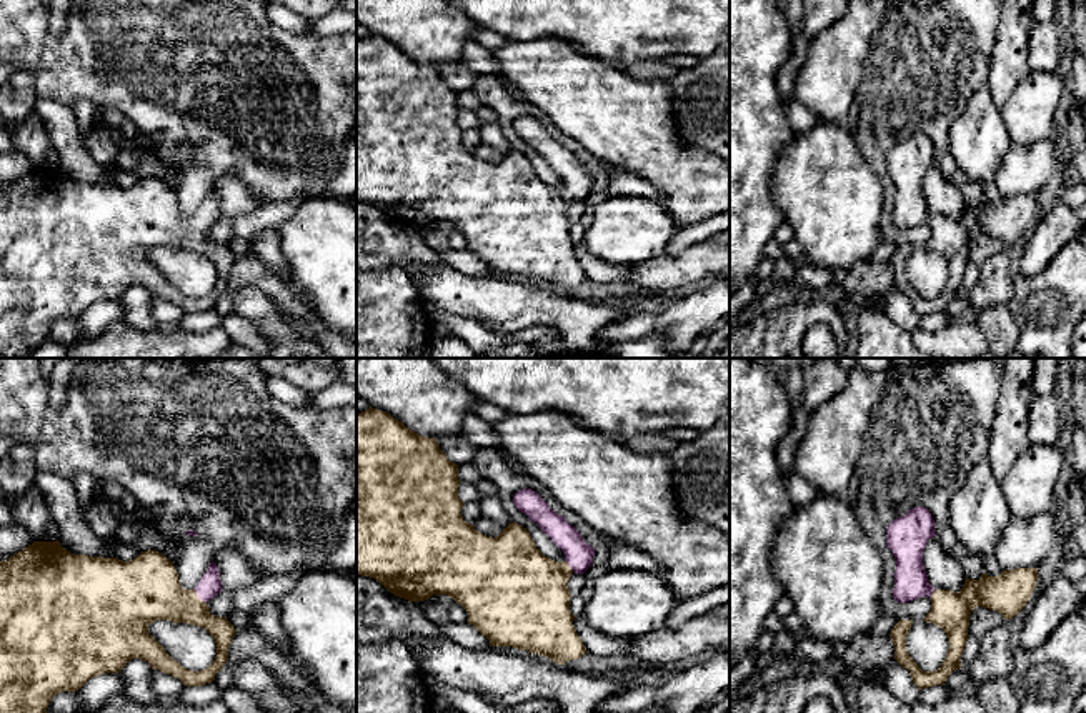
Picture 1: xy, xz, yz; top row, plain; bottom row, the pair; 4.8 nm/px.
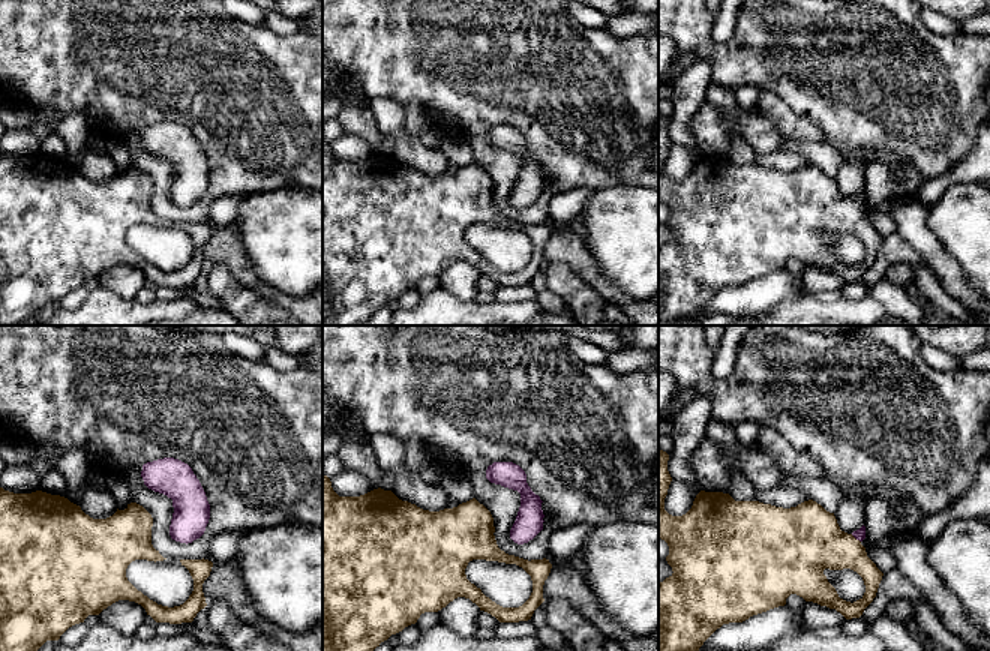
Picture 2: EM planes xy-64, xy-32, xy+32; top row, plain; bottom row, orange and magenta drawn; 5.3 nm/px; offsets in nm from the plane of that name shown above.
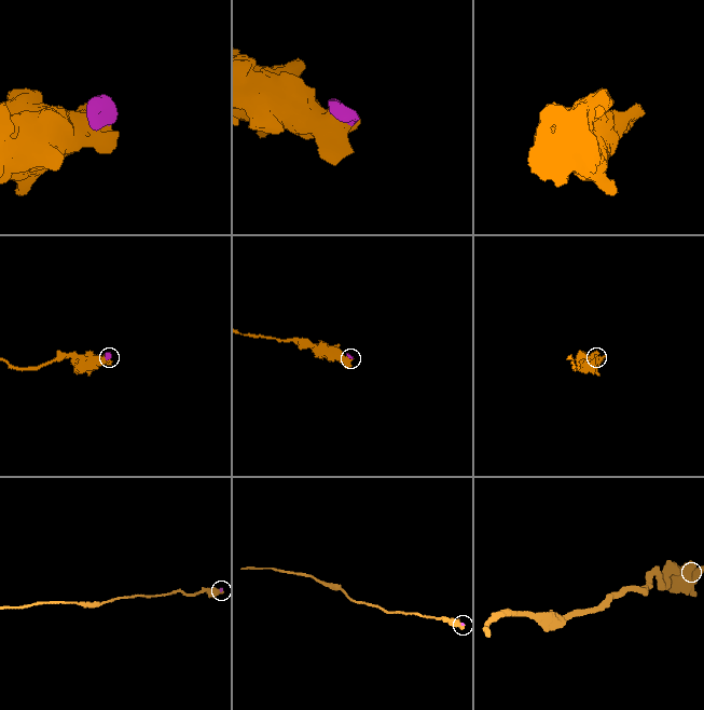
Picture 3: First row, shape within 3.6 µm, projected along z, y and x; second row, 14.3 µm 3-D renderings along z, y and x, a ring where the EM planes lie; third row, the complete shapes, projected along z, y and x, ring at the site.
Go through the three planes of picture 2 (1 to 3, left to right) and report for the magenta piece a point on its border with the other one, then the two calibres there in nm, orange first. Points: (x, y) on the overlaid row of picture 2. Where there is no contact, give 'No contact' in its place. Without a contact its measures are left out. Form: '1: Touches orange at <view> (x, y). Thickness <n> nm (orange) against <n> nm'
1: No contact
2: No contact
3: Touches orange at xy+32 (854, 537). Thickness 360 nm (orange) against 60 nm

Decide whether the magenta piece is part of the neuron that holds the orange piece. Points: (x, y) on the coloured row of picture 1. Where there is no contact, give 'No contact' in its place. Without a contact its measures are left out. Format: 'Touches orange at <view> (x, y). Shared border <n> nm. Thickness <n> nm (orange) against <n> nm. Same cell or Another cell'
Touches orange at xy (197, 597). Shared border 100 nm. Thickness 320 nm (orange) against 110 nm. Same cell

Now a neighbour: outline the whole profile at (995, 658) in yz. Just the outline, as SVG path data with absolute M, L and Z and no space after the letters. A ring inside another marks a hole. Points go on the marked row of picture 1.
M1004 620L981 638L978 656L966 666L971 680L984 683L999 676L1009 676L1013 653L1018 645L1009 623L1009 620Z

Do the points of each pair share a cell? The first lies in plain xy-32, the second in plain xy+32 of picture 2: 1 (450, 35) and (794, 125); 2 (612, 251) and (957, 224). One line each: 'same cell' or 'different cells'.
1: different cells
2: same cell

